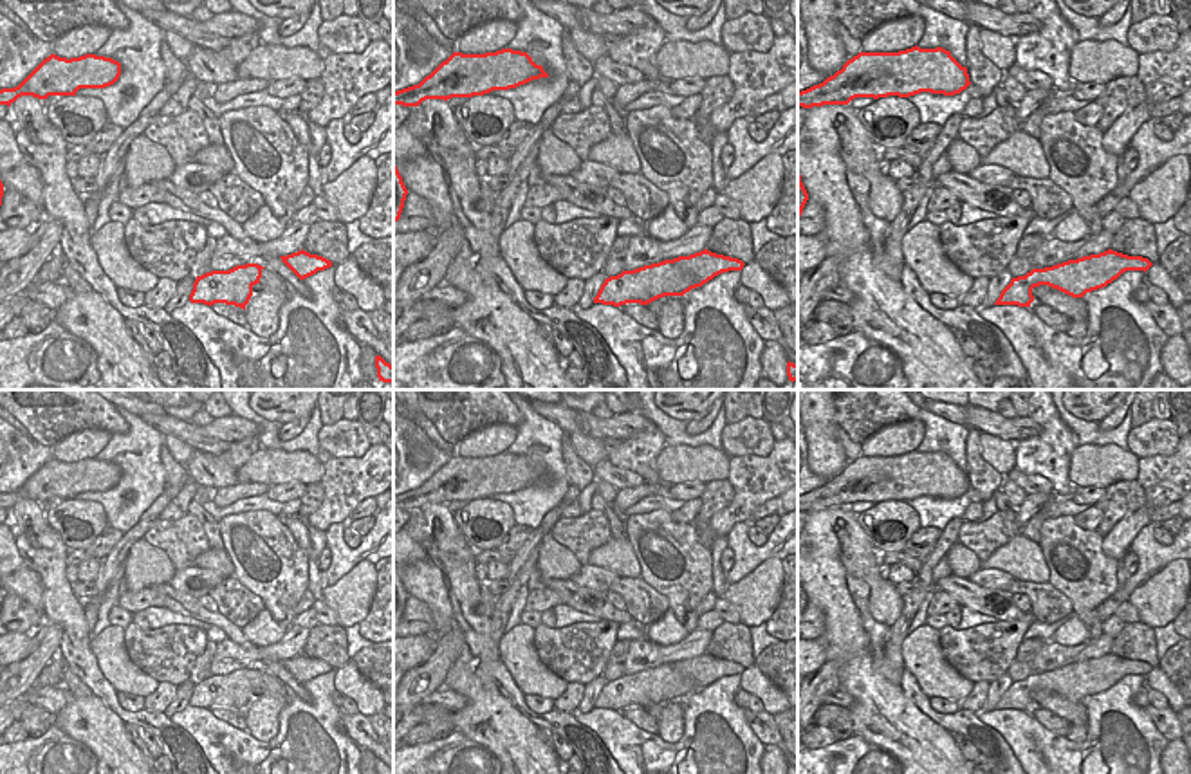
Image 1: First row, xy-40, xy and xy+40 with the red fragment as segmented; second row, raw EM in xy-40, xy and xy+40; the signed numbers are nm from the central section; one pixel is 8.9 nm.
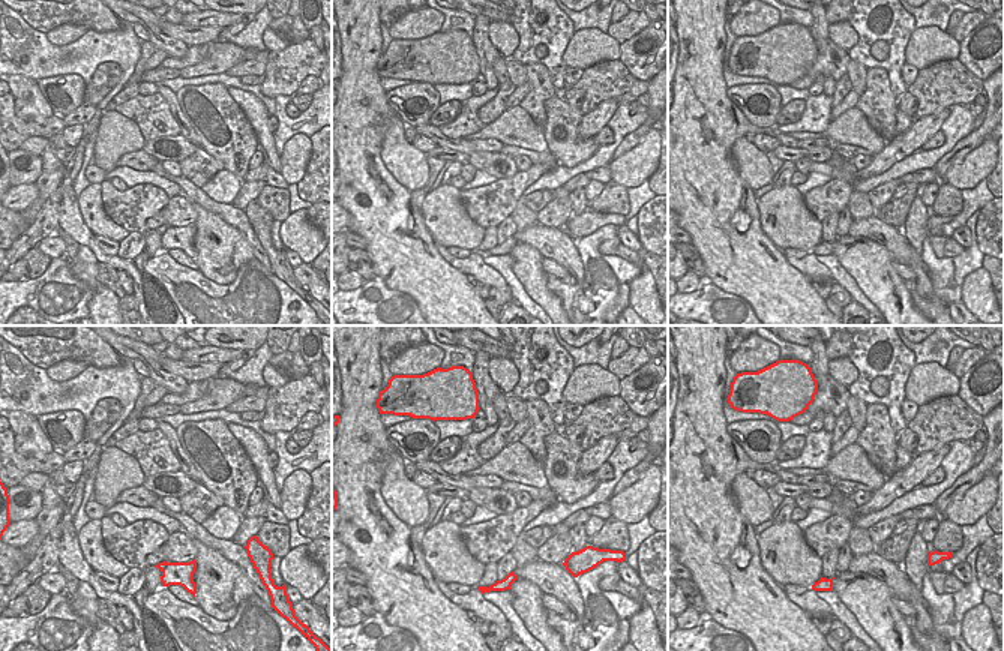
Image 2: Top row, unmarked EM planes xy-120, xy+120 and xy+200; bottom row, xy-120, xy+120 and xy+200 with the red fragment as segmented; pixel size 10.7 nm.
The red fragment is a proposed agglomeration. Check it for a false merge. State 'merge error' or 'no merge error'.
merge error

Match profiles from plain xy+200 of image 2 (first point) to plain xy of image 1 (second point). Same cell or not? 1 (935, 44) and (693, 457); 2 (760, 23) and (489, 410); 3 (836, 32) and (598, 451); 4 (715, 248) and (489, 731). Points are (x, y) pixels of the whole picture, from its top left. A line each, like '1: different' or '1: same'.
1: same
2: different
3: same
4: same

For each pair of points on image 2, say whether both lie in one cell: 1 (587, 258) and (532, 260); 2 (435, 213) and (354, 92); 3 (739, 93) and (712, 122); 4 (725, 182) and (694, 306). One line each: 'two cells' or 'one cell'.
1: two cells
2: two cells
3: two cells
4: two cells

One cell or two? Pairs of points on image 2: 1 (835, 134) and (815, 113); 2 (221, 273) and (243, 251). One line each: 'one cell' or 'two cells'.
1: two cells
2: one cell

